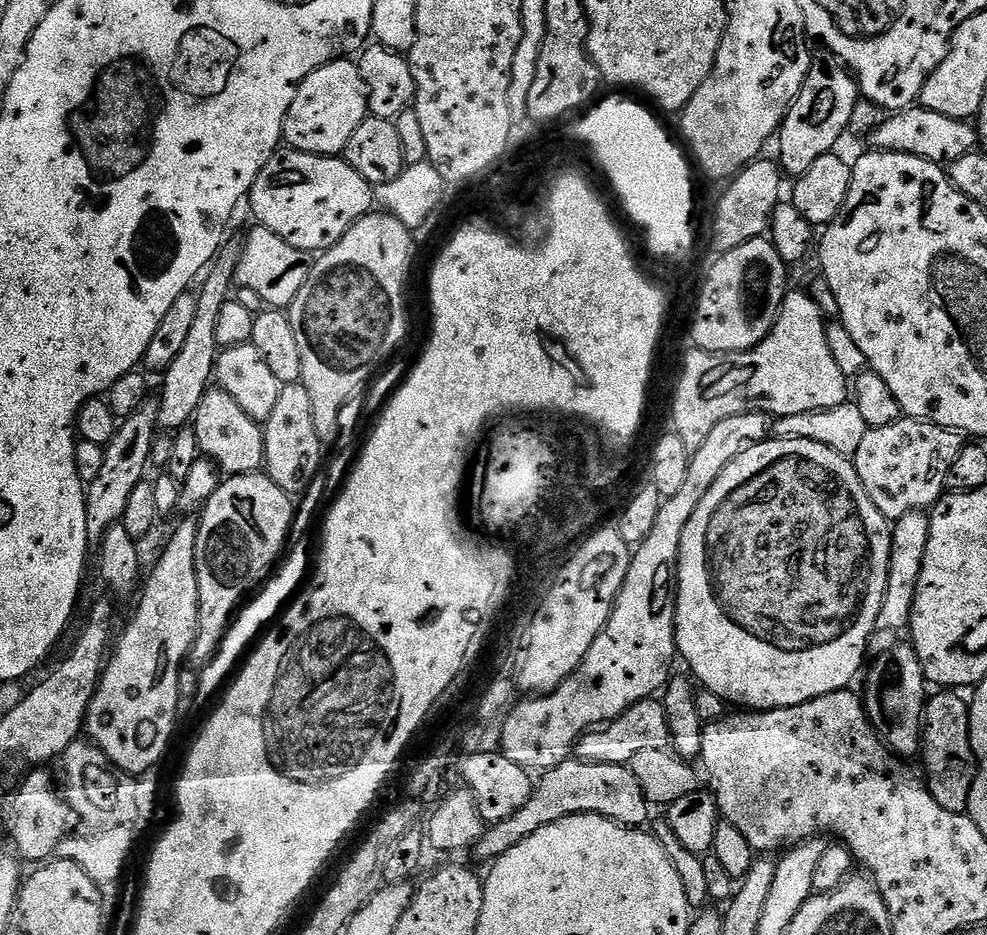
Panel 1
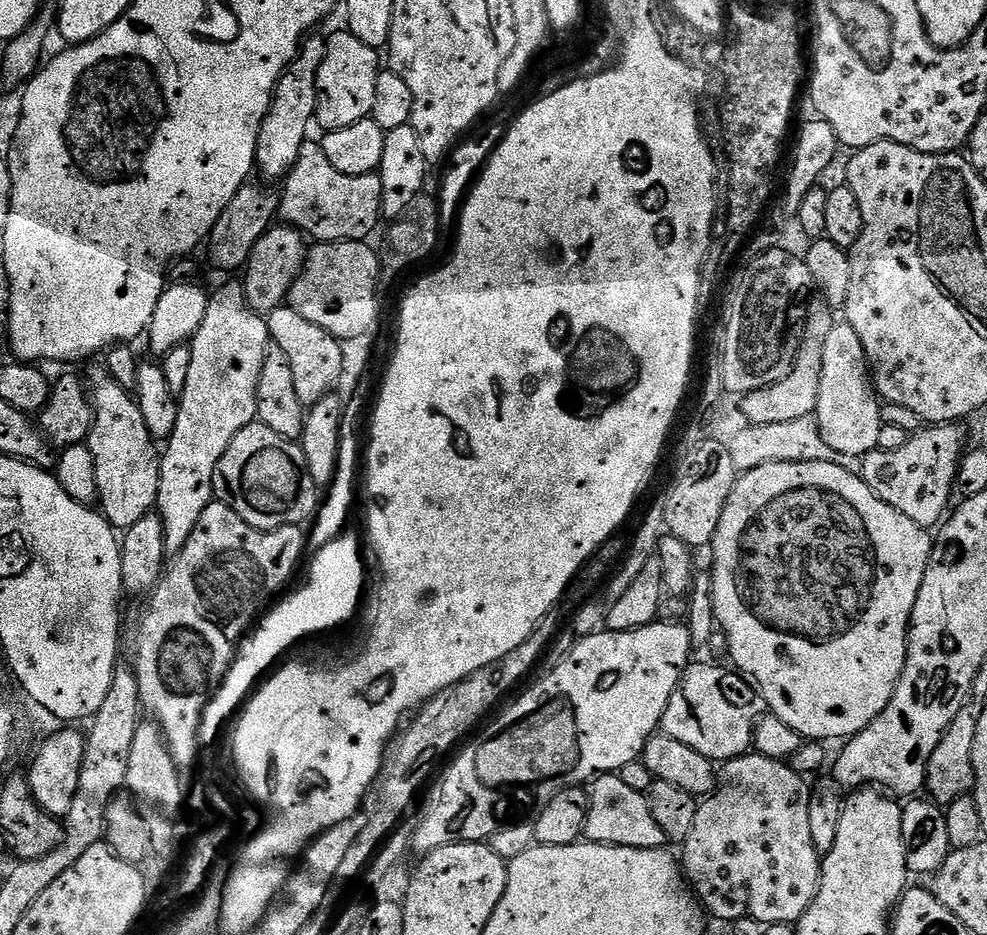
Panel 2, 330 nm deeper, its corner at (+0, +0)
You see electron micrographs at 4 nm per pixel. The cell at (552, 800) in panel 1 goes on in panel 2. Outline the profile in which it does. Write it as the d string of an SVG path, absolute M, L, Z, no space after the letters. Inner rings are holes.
M601 774L591 781L588 793L588 813L584 823L585 841L612 844L615 848L664 848L666 837L662 826L650 814L647 795L630 789L618 774Z

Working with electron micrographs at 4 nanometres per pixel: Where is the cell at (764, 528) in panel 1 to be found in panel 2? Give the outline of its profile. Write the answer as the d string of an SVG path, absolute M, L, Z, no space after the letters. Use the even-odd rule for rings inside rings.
M766 462L754 470L739 473L720 512L710 545L712 615L716 617L719 631L728 643L727 659L736 663L735 671L741 677L760 687L760 696L768 703L767 711L782 718L790 730L798 730L805 741L844 742L856 736L866 730L866 726L870 726L878 714L882 714L906 662L908 622L918 596L918 586L922 586L924 571L932 556L933 543L929 529L910 522L910 518L906 518L906 514L898 514L894 506L886 506L886 502L875 496L870 486L866 486L864 479L853 469L834 466L830 462Z

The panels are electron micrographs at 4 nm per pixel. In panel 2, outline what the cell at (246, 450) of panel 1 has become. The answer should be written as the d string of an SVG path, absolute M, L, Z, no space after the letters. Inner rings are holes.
M259 422L248 424L234 434L234 442L226 446L226 454L222 454L218 470L214 470L212 491L215 499L230 506L238 518L265 530L287 524L303 525L304 520L311 521L318 512L318 485L310 478L304 449Z

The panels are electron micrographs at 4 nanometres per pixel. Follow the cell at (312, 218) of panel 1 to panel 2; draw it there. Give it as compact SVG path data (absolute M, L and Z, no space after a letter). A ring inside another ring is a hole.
M310 138L298 150L298 162L286 179L283 181L284 193L281 191L278 196L278 216L289 228L295 228L297 232L316 242L331 242L334 240L362 240L367 241L368 235L376 228L376 223L382 220L380 207L382 206L382 182L379 175L351 176L342 174L330 166L326 154L321 150L319 143Z

